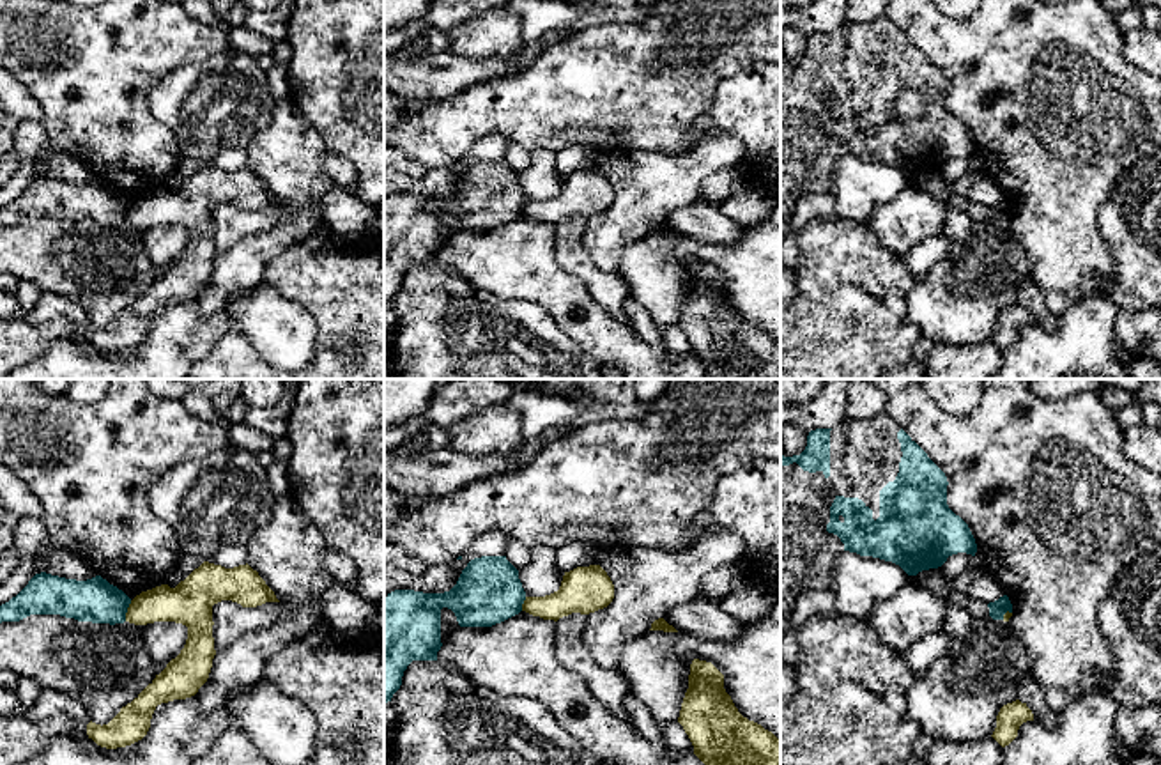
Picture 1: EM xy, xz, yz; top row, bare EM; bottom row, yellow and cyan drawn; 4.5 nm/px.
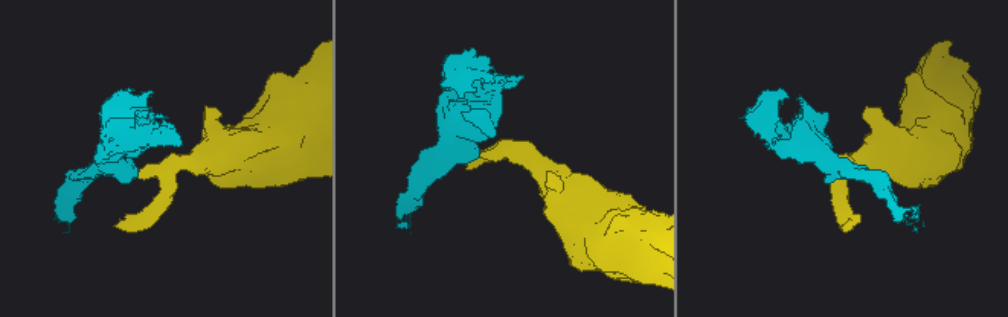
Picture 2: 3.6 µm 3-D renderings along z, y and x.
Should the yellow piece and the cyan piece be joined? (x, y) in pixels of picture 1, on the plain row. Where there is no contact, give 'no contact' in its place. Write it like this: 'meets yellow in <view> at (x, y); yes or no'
meets yellow in xy at (128, 215); no

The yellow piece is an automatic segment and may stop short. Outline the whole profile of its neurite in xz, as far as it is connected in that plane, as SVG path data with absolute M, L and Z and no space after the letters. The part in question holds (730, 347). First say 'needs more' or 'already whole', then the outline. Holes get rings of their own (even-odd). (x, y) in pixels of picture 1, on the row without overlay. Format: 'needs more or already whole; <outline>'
already whole; M692 264L678 326L710 379L780 379L780 344L738 315L711 266Z

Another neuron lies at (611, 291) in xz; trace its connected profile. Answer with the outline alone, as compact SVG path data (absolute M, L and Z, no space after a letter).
M572 216L556 225L556 259L565 271L584 282L589 294L619 322L630 326L625 301L630 296L627 282L604 273L582 244L586 218Z

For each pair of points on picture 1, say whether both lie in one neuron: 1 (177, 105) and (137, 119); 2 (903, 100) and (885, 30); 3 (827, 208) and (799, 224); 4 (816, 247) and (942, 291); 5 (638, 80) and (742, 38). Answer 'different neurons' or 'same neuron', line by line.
1: different neurons
2: same neuron
3: same neuron
4: different neurons
5: same neuron

